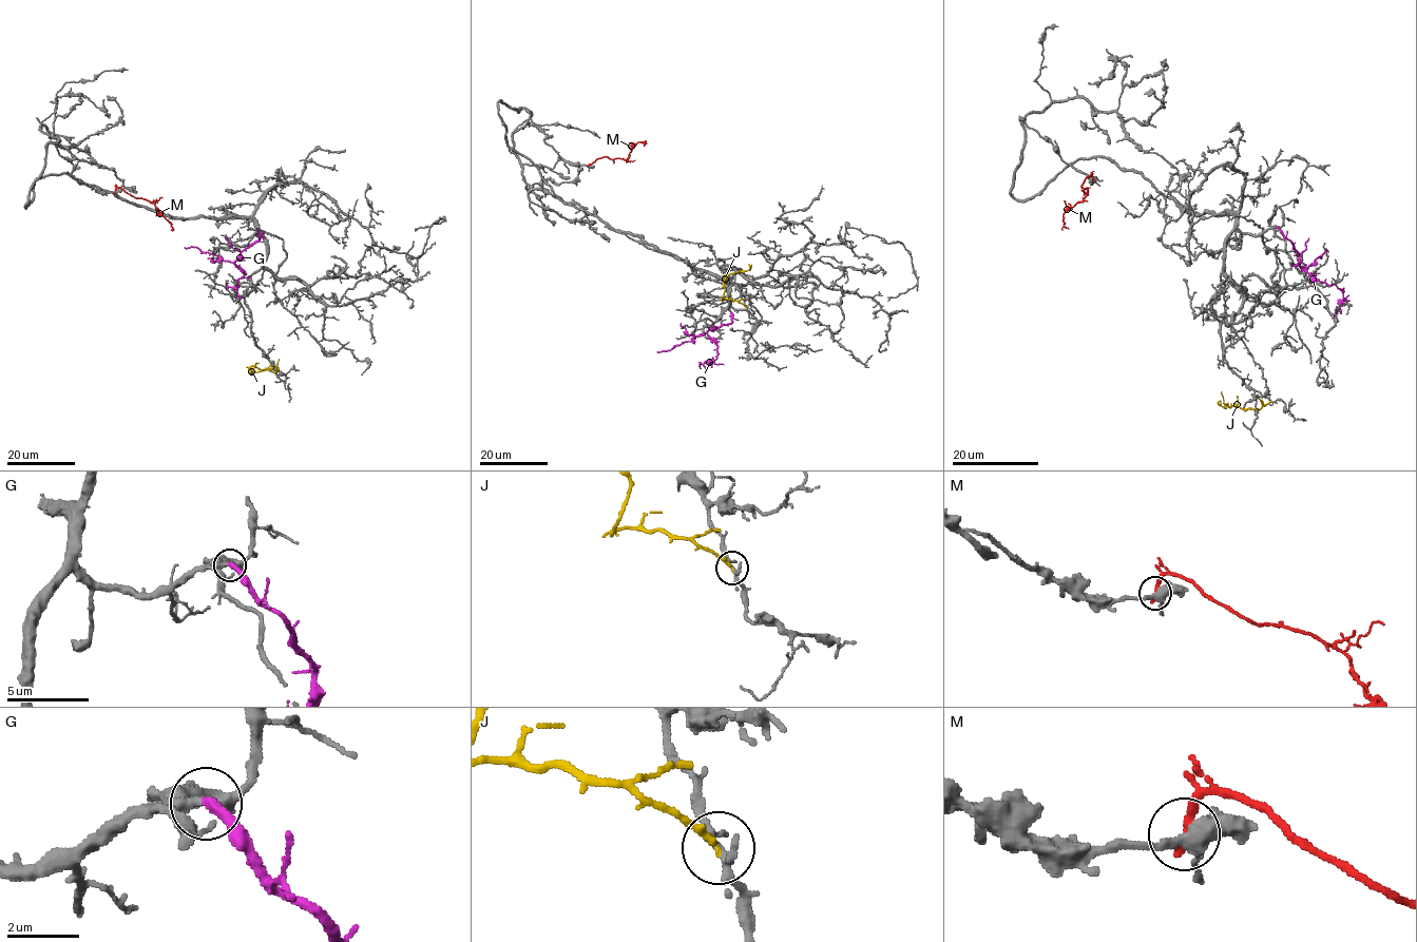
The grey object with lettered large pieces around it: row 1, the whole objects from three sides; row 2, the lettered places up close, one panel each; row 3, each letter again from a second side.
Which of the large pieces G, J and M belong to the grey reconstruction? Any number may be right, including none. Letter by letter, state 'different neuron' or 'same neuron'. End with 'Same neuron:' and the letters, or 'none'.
G: same neuron
J: different neuron
M: different neuron
Same neuron: G

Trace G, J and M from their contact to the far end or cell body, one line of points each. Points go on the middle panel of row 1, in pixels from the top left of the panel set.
G: (730, 311), (730, 323), (707, 331), (716, 345), (716, 358), (710, 364), (712, 357)
J: (746, 307), (734, 300), (721, 300), (726, 275), (751, 267)
M: (588, 166), (602, 157), (625, 159), (637, 142), (645, 141), (644, 146)

